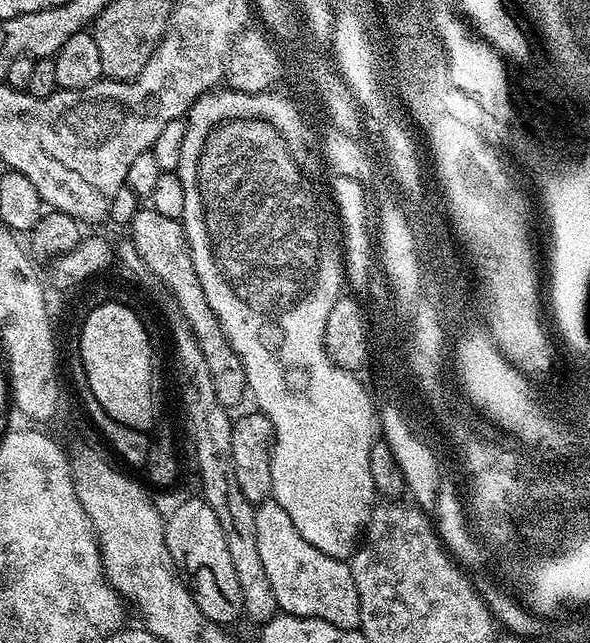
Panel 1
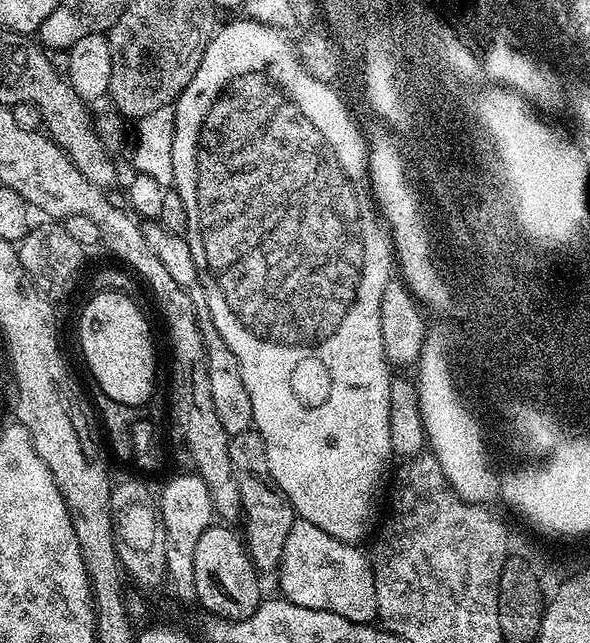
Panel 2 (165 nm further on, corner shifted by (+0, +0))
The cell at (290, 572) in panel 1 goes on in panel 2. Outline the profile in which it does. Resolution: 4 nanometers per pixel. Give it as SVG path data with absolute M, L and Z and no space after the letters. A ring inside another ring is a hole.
M293 519L282 546L279 576L283 599L291 604L333 612L352 624L371 625L377 619L376 583L369 553L356 544L326 534L314 522Z

